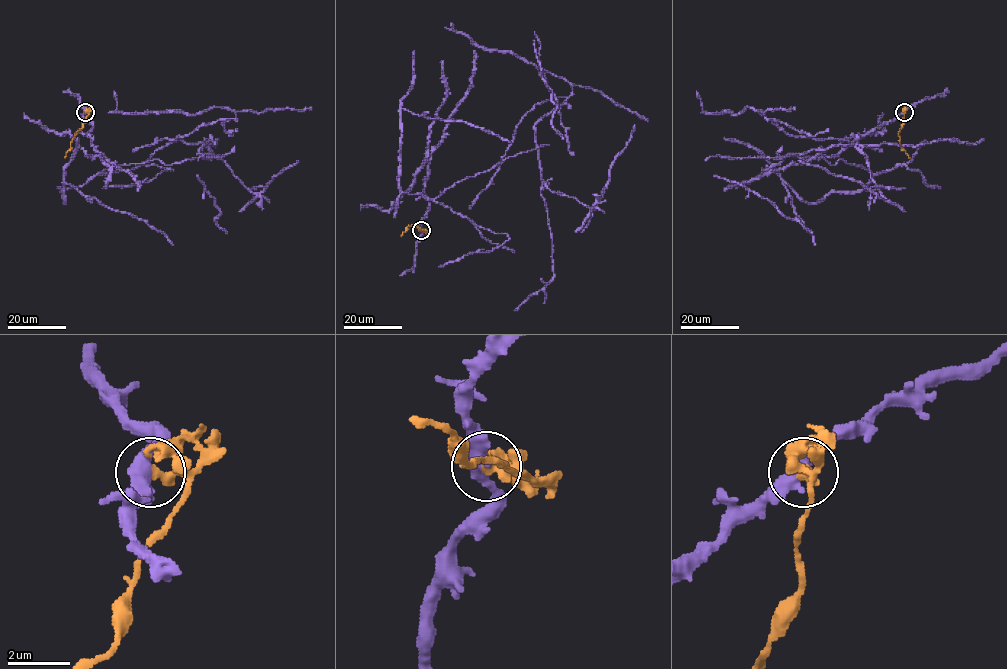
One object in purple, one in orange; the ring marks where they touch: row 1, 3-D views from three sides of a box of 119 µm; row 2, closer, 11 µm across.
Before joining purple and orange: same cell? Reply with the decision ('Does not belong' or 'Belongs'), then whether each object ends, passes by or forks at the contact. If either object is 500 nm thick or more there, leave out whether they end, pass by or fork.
Does not belong. At the ring purple passes by. At the ring orange passes by

